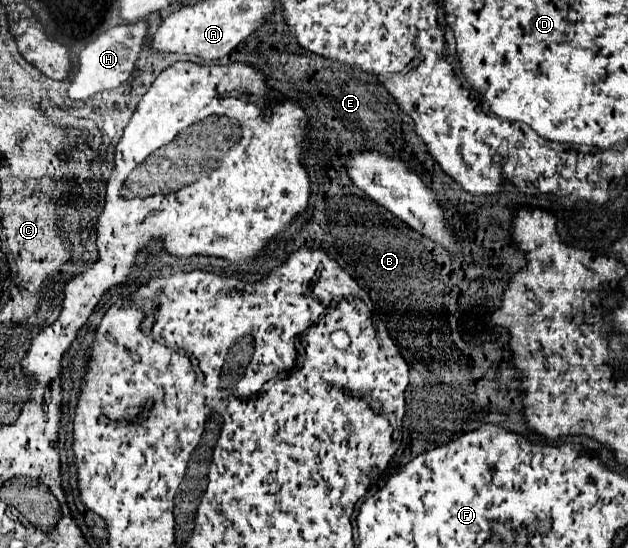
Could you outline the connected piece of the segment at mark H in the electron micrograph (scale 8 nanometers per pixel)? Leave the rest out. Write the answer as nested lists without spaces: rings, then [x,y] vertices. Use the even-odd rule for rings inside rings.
[[[137,21],[133,25],[117,25],[117,27],[101,33],[93,43],[89,43],[79,53],[77,69],[71,77],[67,97],[81,101],[81,99],[91,97],[93,93],[99,93],[99,91],[105,91],[105,89],[115,89],[123,81],[127,81],[131,77],[135,61],[137,61],[137,57],[143,49],[145,31],[147,31],[147,25],[143,21]]]

